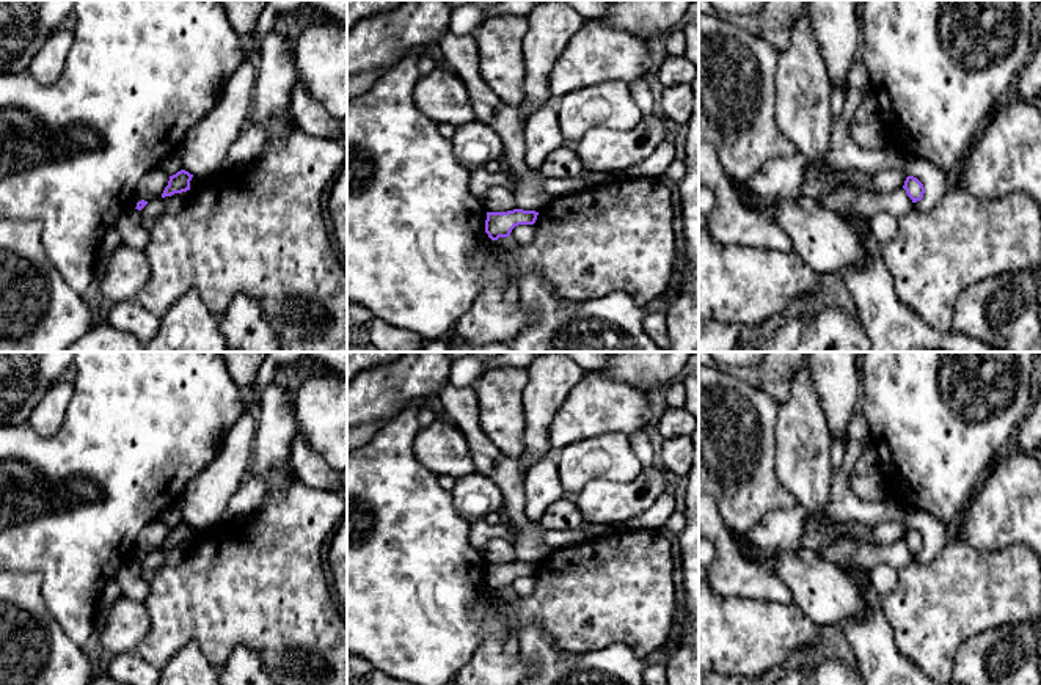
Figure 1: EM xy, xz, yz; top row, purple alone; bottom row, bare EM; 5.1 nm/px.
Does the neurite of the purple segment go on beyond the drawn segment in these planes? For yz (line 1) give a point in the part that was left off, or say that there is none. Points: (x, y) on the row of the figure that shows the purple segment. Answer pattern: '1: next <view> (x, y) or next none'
1: next none

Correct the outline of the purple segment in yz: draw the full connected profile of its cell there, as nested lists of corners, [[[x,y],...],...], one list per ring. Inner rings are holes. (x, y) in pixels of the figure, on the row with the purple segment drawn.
[[[914,176],[906,178],[903,189],[906,190],[906,193],[912,200],[912,203],[917,203],[917,201],[920,201],[923,198],[925,187]]]

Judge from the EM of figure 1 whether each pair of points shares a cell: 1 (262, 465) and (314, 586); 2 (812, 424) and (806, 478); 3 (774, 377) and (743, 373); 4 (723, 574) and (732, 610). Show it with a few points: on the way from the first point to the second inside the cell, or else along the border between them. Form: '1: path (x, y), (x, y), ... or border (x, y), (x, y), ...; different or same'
1: border (295, 478), (280, 498), (266, 498); different
2: path (806, 437), (806, 465); same
3: path (767, 374), (751, 374); same
4: border (715, 591), (724, 596), (756, 597), (765, 602); different

